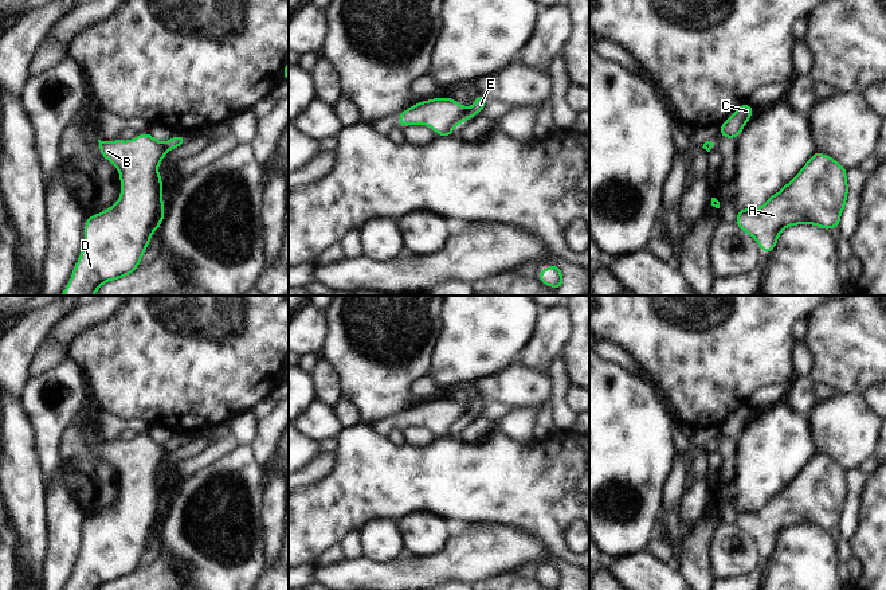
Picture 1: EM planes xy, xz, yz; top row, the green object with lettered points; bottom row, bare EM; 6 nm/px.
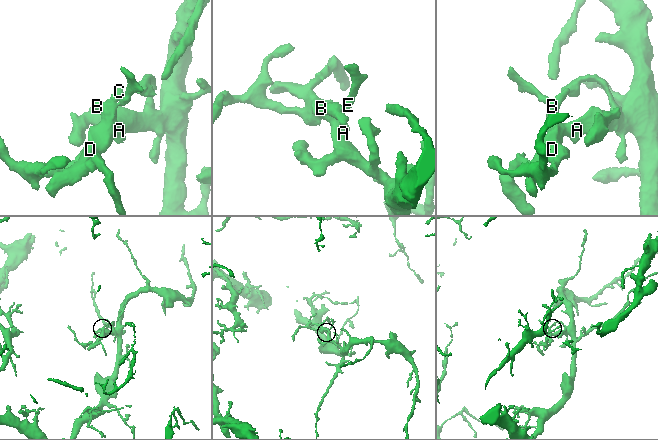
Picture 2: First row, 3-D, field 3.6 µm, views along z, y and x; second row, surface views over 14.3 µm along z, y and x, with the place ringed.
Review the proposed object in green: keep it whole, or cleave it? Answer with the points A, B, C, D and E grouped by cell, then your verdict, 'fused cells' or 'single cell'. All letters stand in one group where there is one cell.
A B C D / E; fused cells

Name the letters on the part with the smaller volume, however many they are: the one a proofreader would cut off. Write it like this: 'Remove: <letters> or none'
Remove: E

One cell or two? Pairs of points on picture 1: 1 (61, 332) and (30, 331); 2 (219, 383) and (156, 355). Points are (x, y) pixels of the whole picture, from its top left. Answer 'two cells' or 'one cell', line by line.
1: two cells
2: one cell

